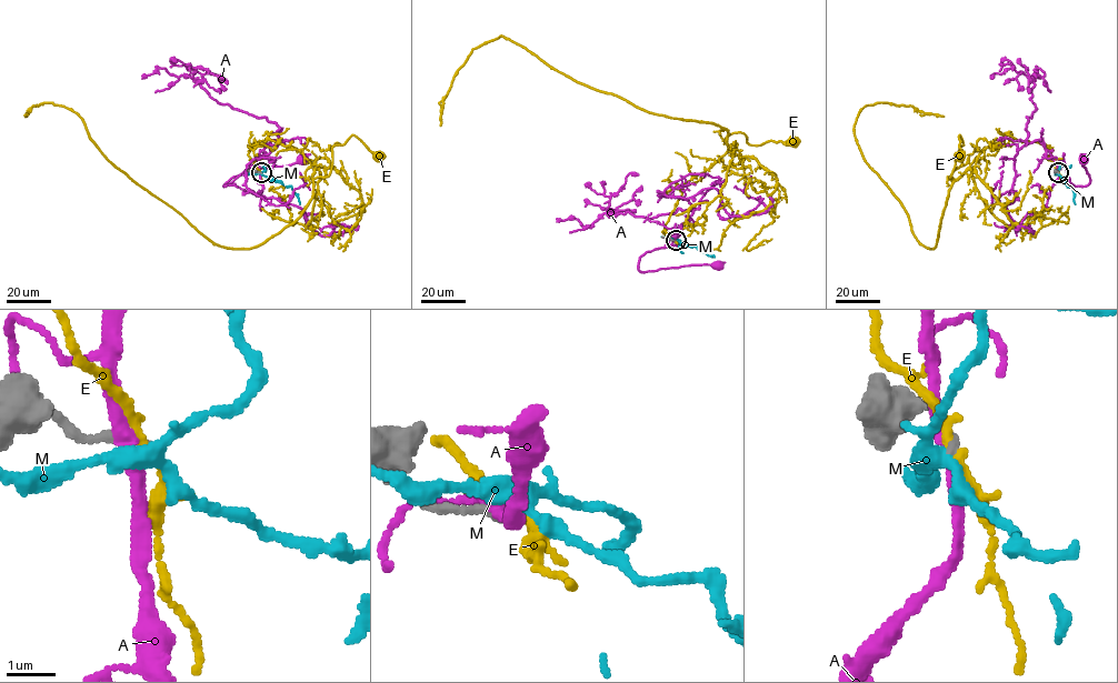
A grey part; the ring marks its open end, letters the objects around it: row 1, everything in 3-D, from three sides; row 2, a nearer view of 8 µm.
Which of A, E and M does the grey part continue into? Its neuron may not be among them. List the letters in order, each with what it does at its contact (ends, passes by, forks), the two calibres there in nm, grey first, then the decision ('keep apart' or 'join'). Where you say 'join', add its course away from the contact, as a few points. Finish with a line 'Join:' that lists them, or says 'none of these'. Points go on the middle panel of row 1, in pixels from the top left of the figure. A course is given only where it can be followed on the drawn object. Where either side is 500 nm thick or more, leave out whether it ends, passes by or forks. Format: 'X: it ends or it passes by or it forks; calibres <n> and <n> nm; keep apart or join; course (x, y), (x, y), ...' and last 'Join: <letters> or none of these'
A: it passes by; calibres 220 and 280 nm; keep apart
E: it passes by; calibres 200 and 190 nm; keep apart
M: it forks; calibres 170 and 320 nm; keep apart
Join: none of these

